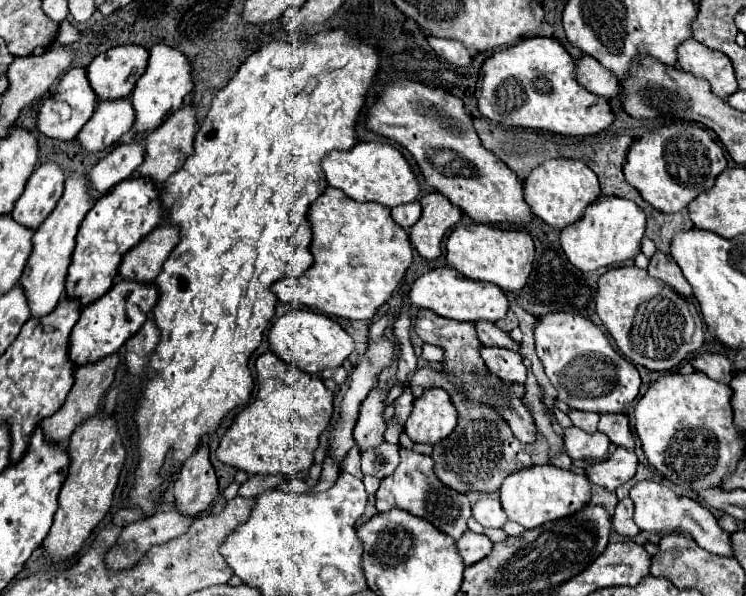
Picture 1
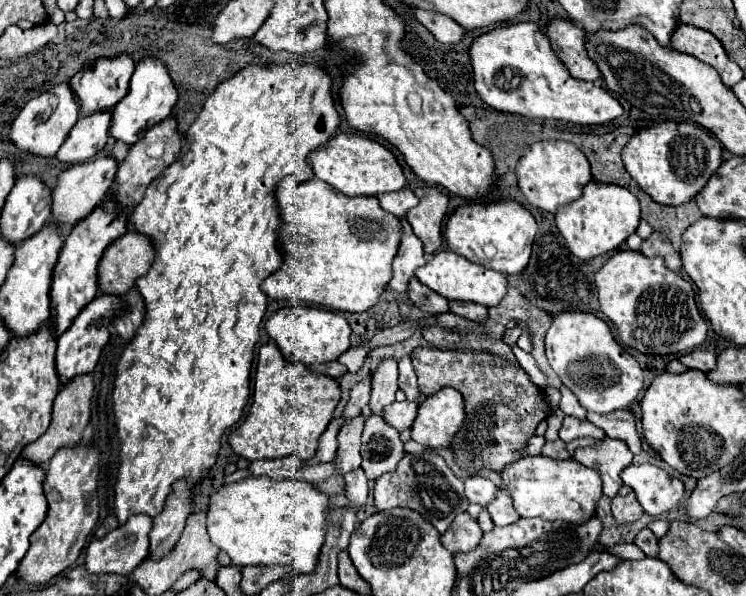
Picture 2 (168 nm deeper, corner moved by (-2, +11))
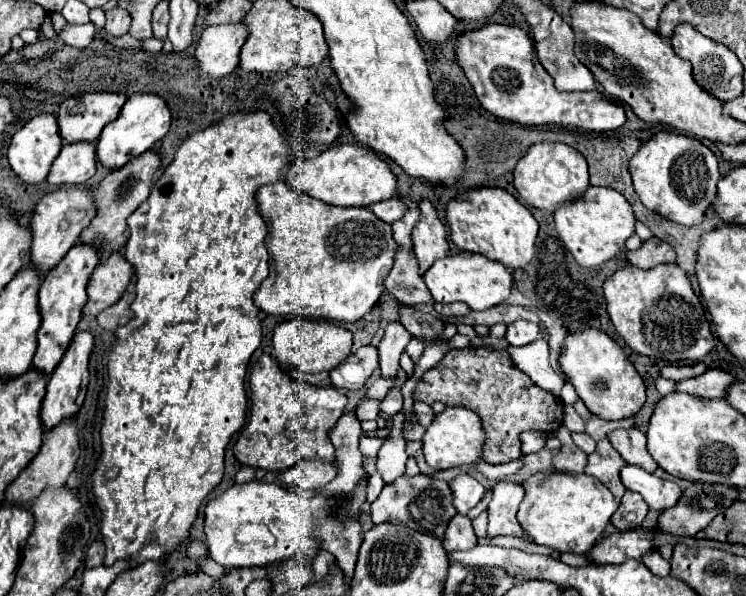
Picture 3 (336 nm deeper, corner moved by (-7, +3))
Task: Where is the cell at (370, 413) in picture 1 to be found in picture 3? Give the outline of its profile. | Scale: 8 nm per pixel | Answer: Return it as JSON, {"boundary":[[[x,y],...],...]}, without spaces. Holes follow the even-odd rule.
{"boundary":[[[390,322],[386,326],[386,332],[378,344],[382,378],[394,378],[398,374],[400,354],[406,350],[410,340],[412,340],[412,336],[406,332],[406,328],[400,322]]]}

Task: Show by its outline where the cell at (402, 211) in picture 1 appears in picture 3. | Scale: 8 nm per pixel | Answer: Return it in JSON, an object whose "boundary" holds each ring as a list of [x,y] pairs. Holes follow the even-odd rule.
{"boundary":[[[390,198],[390,200],[384,200],[384,202],[376,202],[376,204],[370,204],[368,210],[380,218],[382,222],[388,222],[392,224],[394,220],[402,218],[404,212],[406,212],[406,206],[398,200],[398,198]]]}

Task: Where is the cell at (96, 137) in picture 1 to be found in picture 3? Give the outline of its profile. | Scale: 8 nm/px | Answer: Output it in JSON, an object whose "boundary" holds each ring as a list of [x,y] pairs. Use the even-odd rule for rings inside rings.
{"boundary":[[[80,142],[80,144],[64,144],[60,156],[54,160],[50,174],[46,178],[52,186],[62,184],[84,184],[96,172],[96,144]]]}

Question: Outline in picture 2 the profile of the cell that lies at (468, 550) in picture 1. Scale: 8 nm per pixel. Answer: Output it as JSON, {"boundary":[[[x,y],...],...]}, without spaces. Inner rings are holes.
{"boundary":[[[467,512],[455,516],[447,532],[441,536],[443,546],[453,554],[475,550],[481,538],[483,538],[483,530],[479,528],[477,520],[473,520]]]}

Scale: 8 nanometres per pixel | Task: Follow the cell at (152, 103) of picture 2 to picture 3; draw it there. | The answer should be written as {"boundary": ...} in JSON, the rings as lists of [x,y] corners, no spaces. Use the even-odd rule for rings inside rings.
{"boundary":[[[134,94],[124,104],[120,116],[116,120],[112,120],[112,124],[108,124],[108,128],[104,128],[104,132],[100,134],[100,140],[96,142],[98,162],[110,170],[122,168],[134,156],[144,154],[156,142],[160,142],[170,128],[170,120],[172,120],[170,110],[162,98],[158,98],[156,94]]]}

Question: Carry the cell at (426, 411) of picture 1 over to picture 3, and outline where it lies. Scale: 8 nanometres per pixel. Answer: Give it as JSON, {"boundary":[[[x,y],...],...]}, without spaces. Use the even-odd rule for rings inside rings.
{"boundary":[[[446,408],[444,412],[436,414],[434,422],[424,434],[422,440],[422,450],[426,456],[426,462],[434,470],[446,470],[446,468],[458,468],[464,464],[474,464],[482,458],[482,448],[484,448],[484,428],[482,420],[476,412],[468,408]]]}

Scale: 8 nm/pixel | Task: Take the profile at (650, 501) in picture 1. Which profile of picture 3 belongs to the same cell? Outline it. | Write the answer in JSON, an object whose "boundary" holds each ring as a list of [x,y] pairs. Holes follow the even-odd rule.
{"boundary":[[[626,464],[620,470],[620,478],[622,478],[622,484],[628,490],[638,492],[652,510],[672,508],[672,504],[676,504],[682,494],[678,484],[674,484],[672,480],[662,480],[662,478],[646,472],[640,466]]]}

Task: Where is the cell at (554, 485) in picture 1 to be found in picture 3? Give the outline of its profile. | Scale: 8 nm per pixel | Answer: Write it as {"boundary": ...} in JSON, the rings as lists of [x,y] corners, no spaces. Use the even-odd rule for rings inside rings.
{"boundary":[[[538,472],[524,480],[526,496],[518,510],[518,522],[532,536],[536,544],[548,546],[558,552],[586,554],[596,540],[602,536],[610,516],[616,512],[618,504],[614,496],[600,484],[600,480],[588,474],[566,474]]]}

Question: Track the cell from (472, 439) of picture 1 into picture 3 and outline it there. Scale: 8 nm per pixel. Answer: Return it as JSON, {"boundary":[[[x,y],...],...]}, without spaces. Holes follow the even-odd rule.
{"boundary":[[[462,348],[450,350],[434,368],[426,370],[412,394],[414,402],[442,402],[444,406],[462,406],[482,418],[486,444],[482,460],[488,464],[504,464],[522,456],[520,432],[554,433],[562,426],[562,400],[538,388],[522,370],[516,368],[506,350]]]}

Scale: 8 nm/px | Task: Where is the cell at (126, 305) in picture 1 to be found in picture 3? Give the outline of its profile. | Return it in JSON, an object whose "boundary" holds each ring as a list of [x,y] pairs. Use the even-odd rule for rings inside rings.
{"boundary":[[[78,332],[70,344],[70,348],[66,350],[64,358],[60,360],[60,364],[56,366],[56,370],[50,374],[48,378],[48,388],[46,388],[46,396],[42,400],[42,418],[44,420],[44,432],[56,428],[64,418],[74,418],[84,402],[86,396],[86,386],[88,386],[88,358],[90,358],[90,350],[92,350],[94,338],[90,332]]]}

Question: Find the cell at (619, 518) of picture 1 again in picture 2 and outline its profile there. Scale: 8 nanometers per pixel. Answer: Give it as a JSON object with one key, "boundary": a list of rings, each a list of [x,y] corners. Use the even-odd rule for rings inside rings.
{"boundary":[[[623,486],[617,492],[617,496],[611,500],[611,512],[613,512],[615,520],[621,522],[621,524],[637,522],[643,516],[643,508],[641,508],[641,504],[635,498],[633,488]]]}

